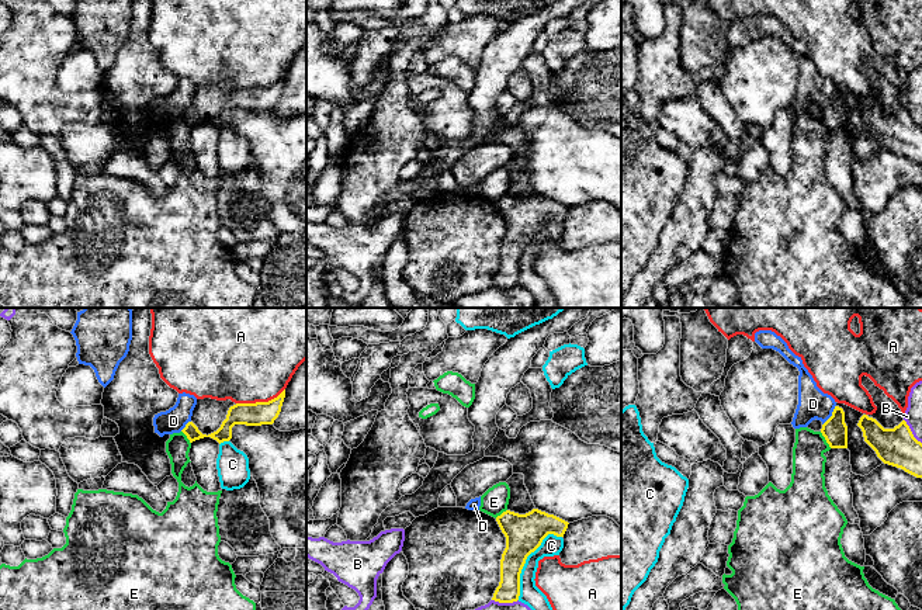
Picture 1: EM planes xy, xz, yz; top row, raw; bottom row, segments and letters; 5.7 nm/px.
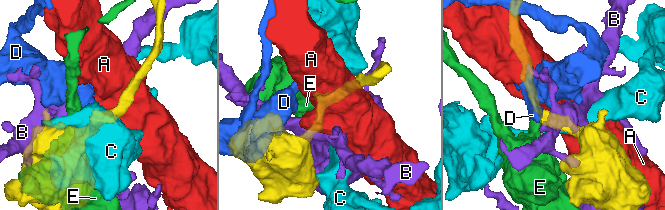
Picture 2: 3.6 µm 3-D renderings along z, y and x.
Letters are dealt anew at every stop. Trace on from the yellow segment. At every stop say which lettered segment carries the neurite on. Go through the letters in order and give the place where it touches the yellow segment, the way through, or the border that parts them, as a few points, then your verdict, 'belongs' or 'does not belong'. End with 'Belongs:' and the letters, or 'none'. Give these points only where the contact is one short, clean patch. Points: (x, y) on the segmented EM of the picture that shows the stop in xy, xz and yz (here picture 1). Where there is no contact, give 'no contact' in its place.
A: contact xy (260, 402); does not belong
B: contact yz (911, 432); does not belong
C: contact xz (524, 561); does not belong
D: contact yz (832, 415); border yz (835, 405), (831, 416), (822, 425); does not belong
E: contact yz (825, 439); border yz (820, 432), (831, 447); does not belong
Belongs: none

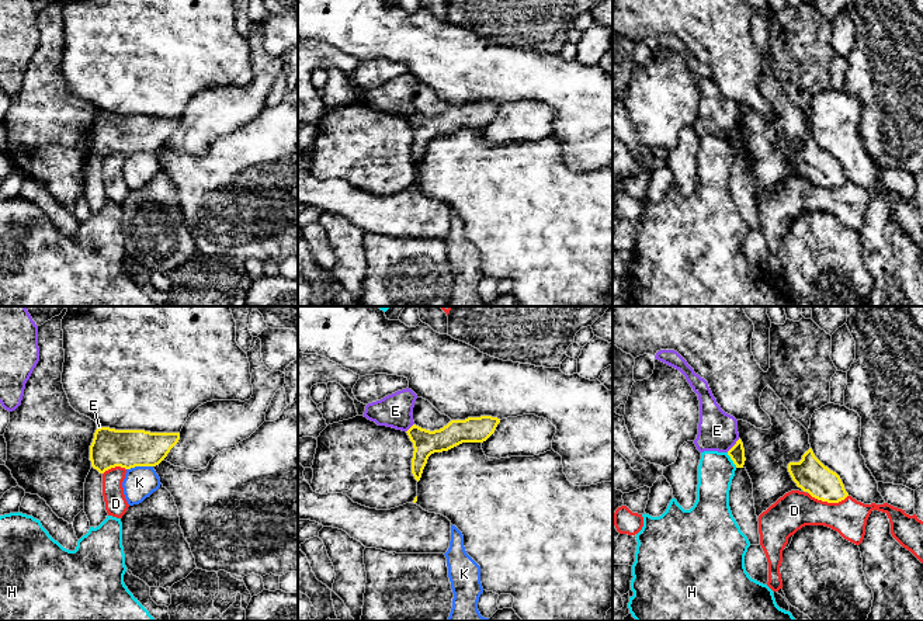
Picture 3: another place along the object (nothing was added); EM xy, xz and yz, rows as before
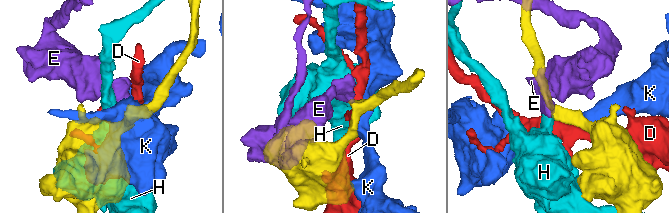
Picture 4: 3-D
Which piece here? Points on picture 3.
D: contact yz (828, 502); does not belong
E: contact yz (734, 446); border yz (739, 439), (727, 451); does not belong
H: contact yz (731, 458); border yz (727, 453), (736, 467); does not belong
K: contact xy (139, 465); does not belong
Belongs: none

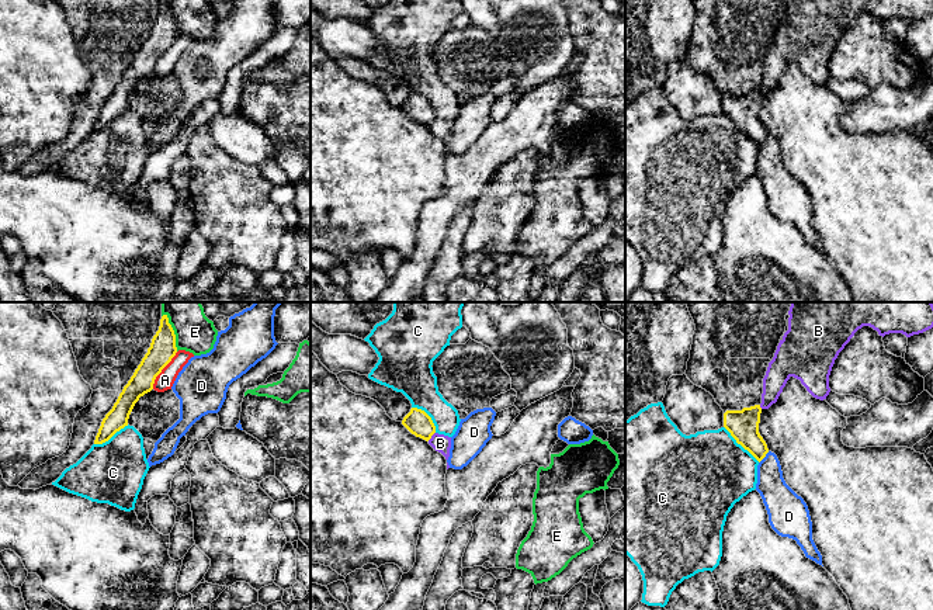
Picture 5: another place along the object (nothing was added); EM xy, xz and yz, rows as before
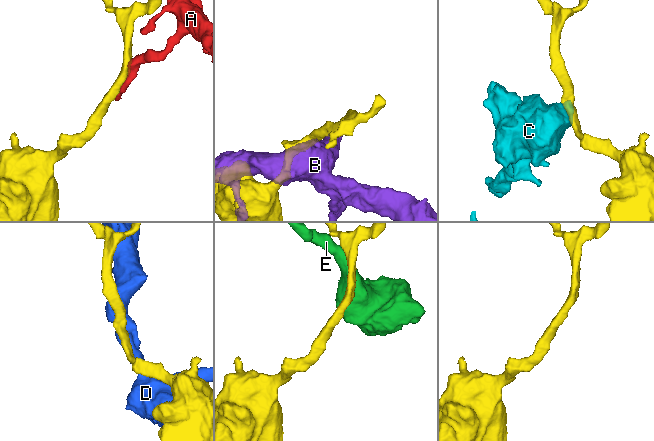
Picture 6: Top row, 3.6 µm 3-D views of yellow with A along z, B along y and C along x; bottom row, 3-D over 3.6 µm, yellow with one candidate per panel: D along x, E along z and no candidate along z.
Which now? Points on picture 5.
A: contact xy (162, 368); does not belong
B: contact xz (432, 435); border xz (434, 432), (427, 440); does not belong
C: contact yz (741, 444); does not belong
D: contact yz (765, 456); does not belong
E: contact xy (173, 332); does not belong
Belongs: none

